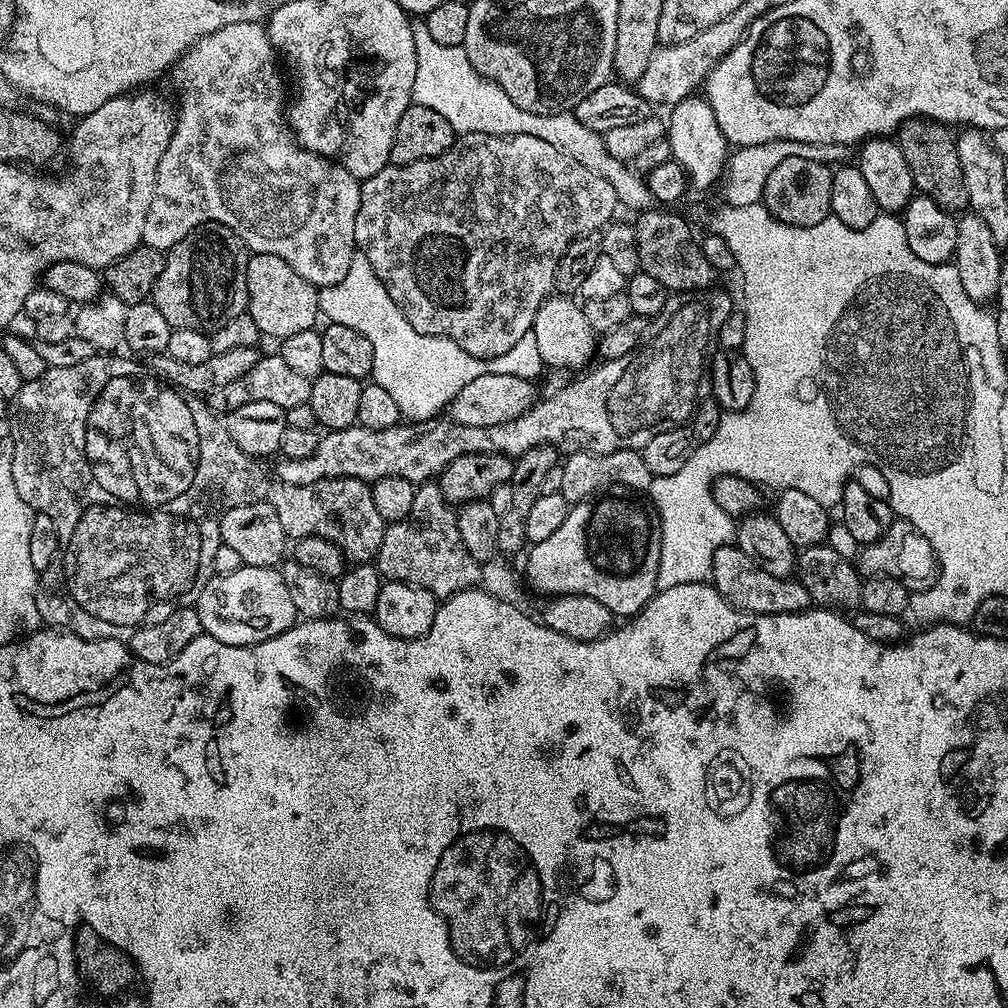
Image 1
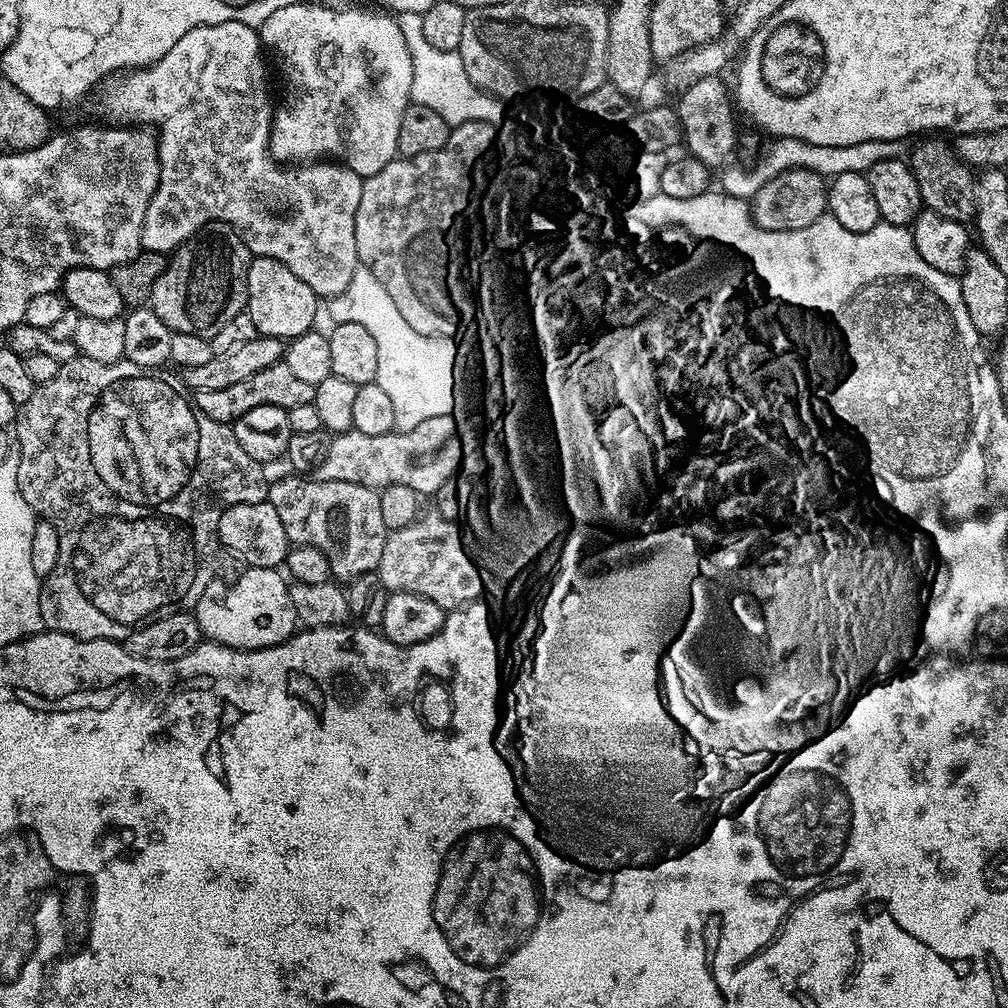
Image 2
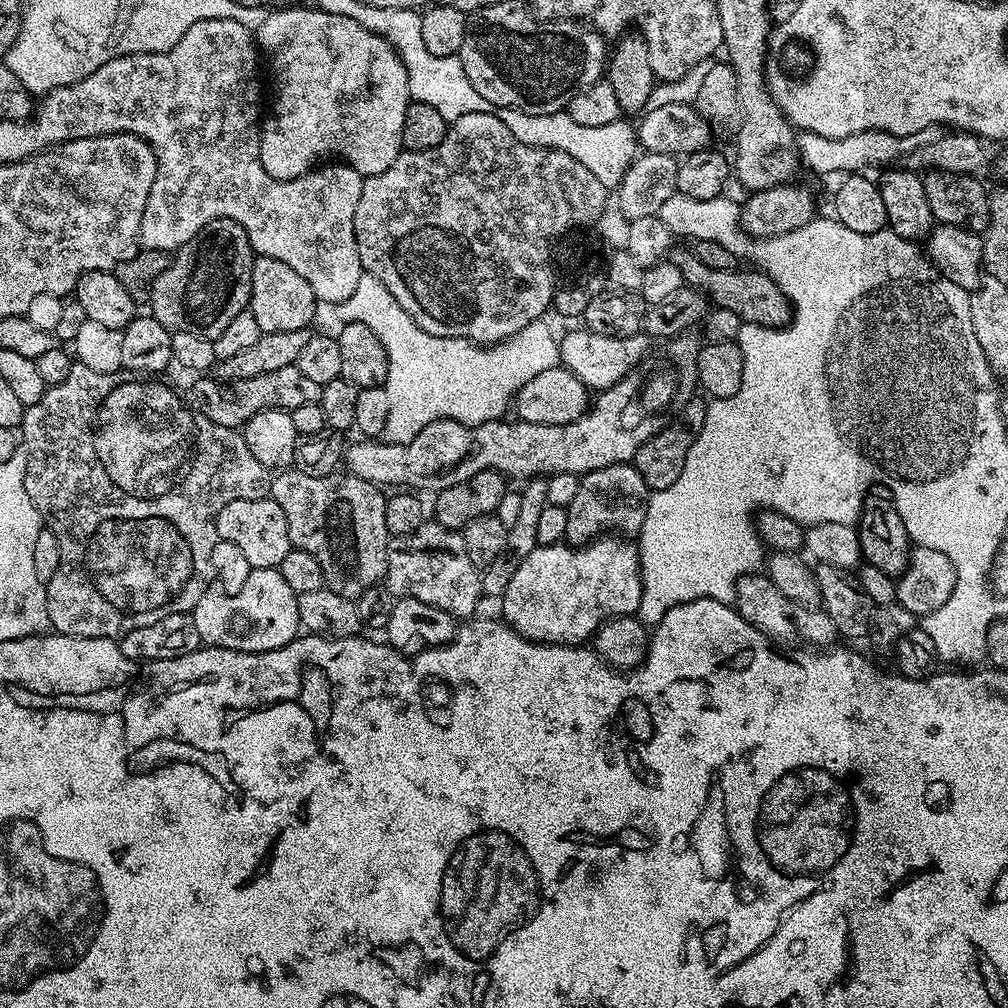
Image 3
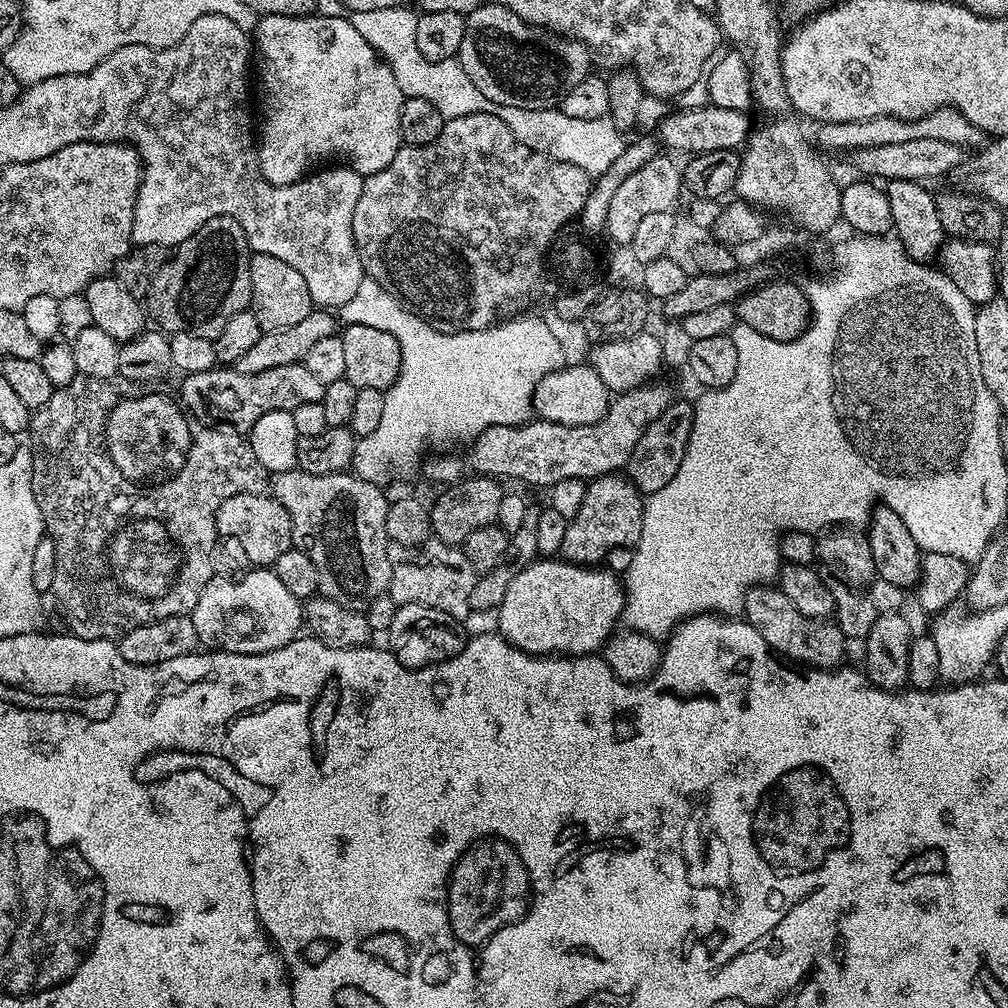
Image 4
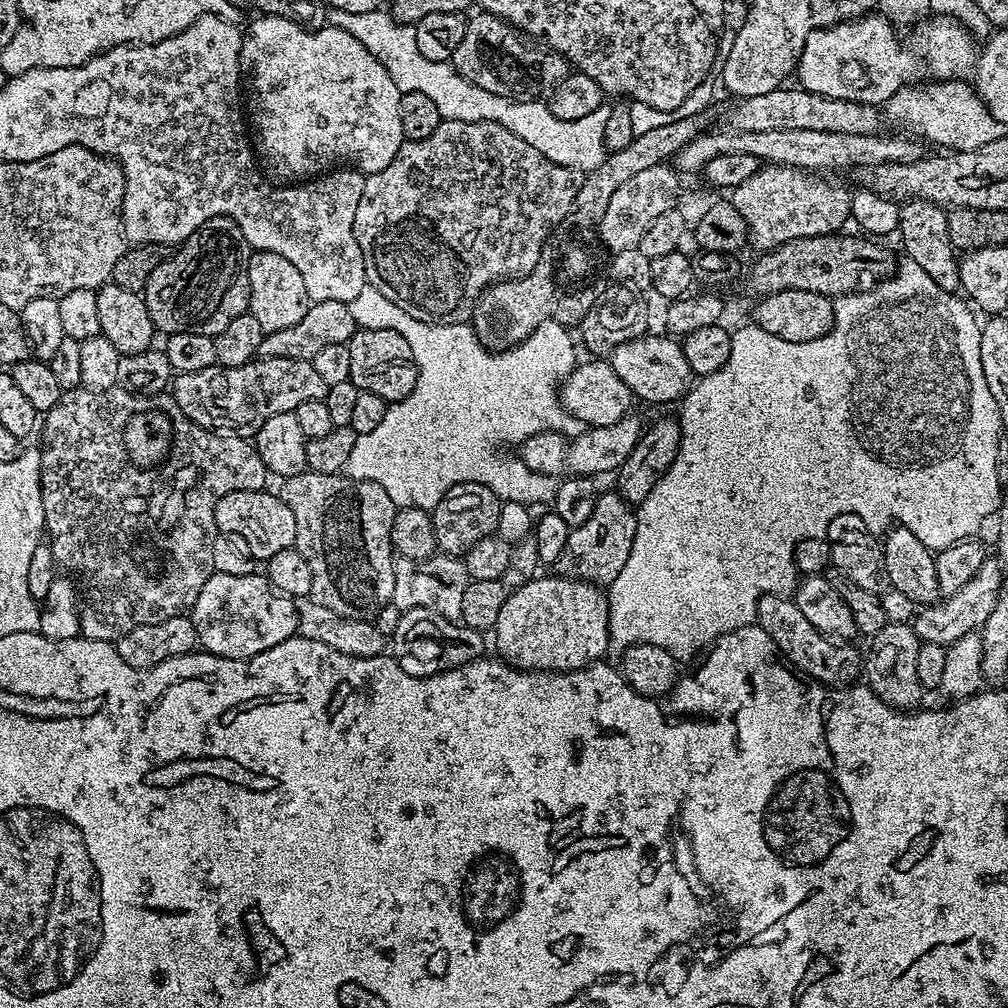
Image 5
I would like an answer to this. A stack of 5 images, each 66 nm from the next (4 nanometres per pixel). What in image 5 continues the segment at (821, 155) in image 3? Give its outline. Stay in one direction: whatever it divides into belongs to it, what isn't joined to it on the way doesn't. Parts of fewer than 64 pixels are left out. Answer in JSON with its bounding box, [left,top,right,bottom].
[886,79,1006,152]

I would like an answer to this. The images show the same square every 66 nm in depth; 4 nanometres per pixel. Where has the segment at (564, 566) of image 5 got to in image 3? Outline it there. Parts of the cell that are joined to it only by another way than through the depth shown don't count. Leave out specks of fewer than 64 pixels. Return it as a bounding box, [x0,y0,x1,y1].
[564,463,650,546]

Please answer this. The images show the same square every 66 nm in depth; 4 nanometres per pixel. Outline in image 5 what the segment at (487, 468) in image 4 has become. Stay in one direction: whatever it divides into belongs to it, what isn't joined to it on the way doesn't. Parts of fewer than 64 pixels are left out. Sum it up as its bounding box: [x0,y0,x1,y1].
[519,414,642,478]

